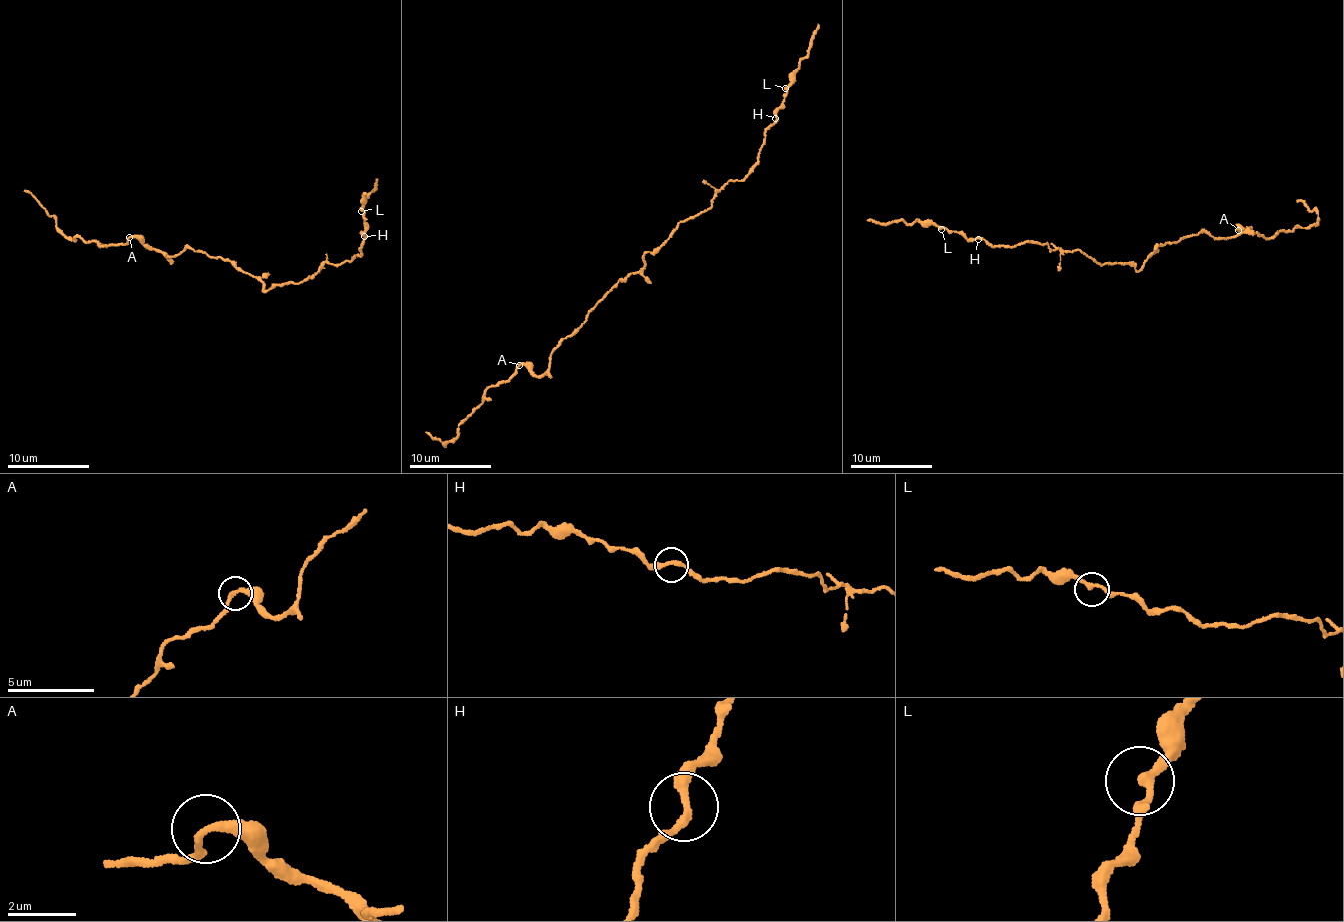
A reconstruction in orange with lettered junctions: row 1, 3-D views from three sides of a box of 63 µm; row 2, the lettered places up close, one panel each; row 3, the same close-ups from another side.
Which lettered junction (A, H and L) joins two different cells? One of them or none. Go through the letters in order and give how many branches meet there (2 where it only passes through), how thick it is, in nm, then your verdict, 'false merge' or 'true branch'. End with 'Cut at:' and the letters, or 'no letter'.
A: 2 branches meet; 240 nm thick; true branch
H: 2 branches meet; 260 nm thick; true branch
L: 2 branches meet; 240 nm thick; true branch
Cut at: no letter

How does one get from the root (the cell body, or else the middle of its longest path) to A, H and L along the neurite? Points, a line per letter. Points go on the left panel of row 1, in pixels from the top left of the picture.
A: (244, 271), (240, 271), (231, 261), (190, 248), (184, 248), (168, 257), (130, 236)
H: (244, 271), (265, 291), (300, 282), (325, 263), (343, 264), (360, 255), (364, 236)
L: (244, 271), (265, 291), (310, 279), (325, 263), (349, 261), (361, 253), (361, 211)

